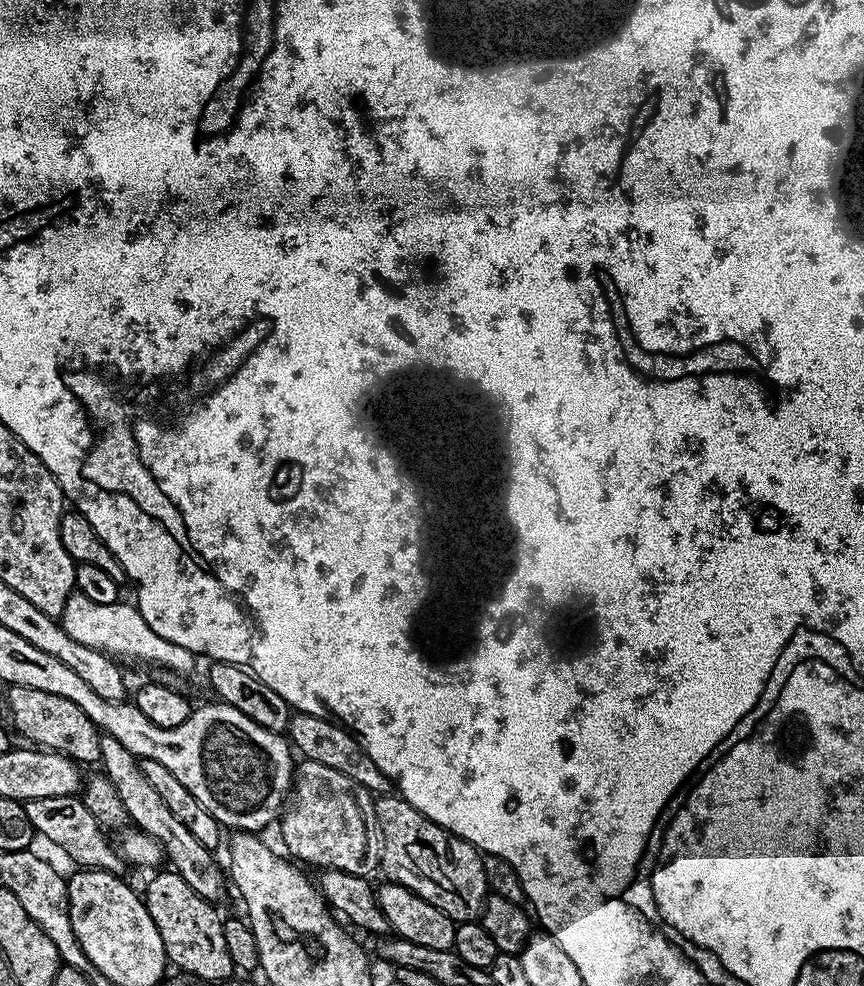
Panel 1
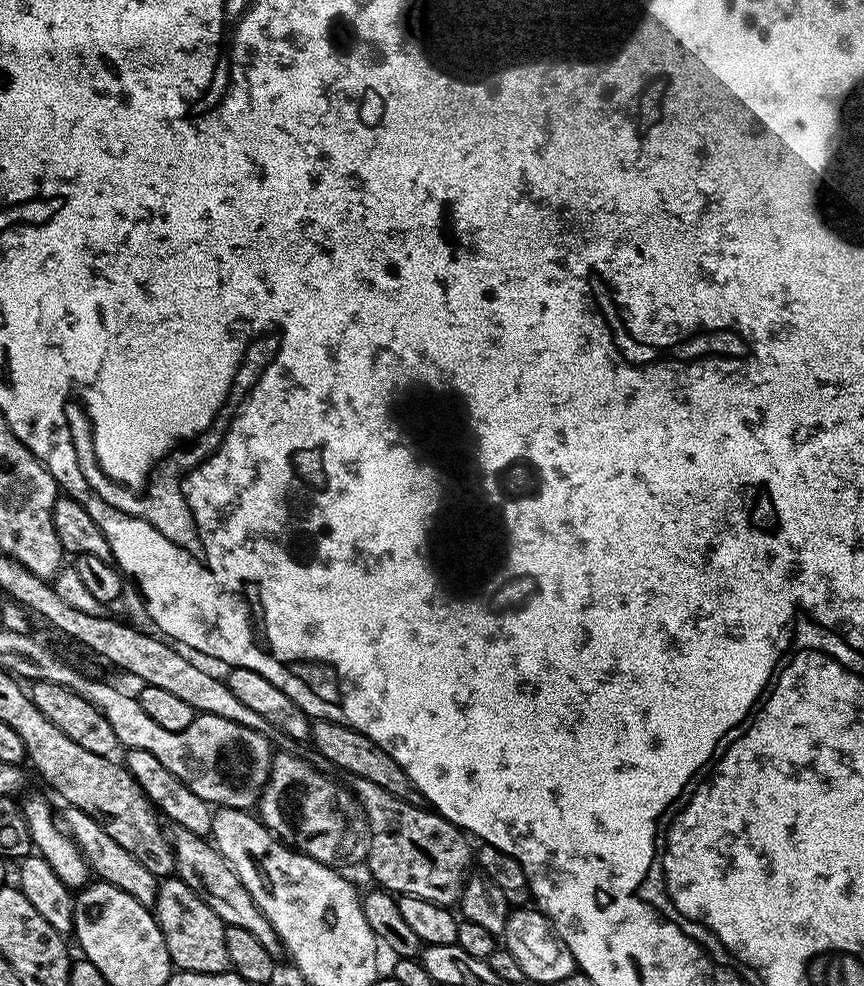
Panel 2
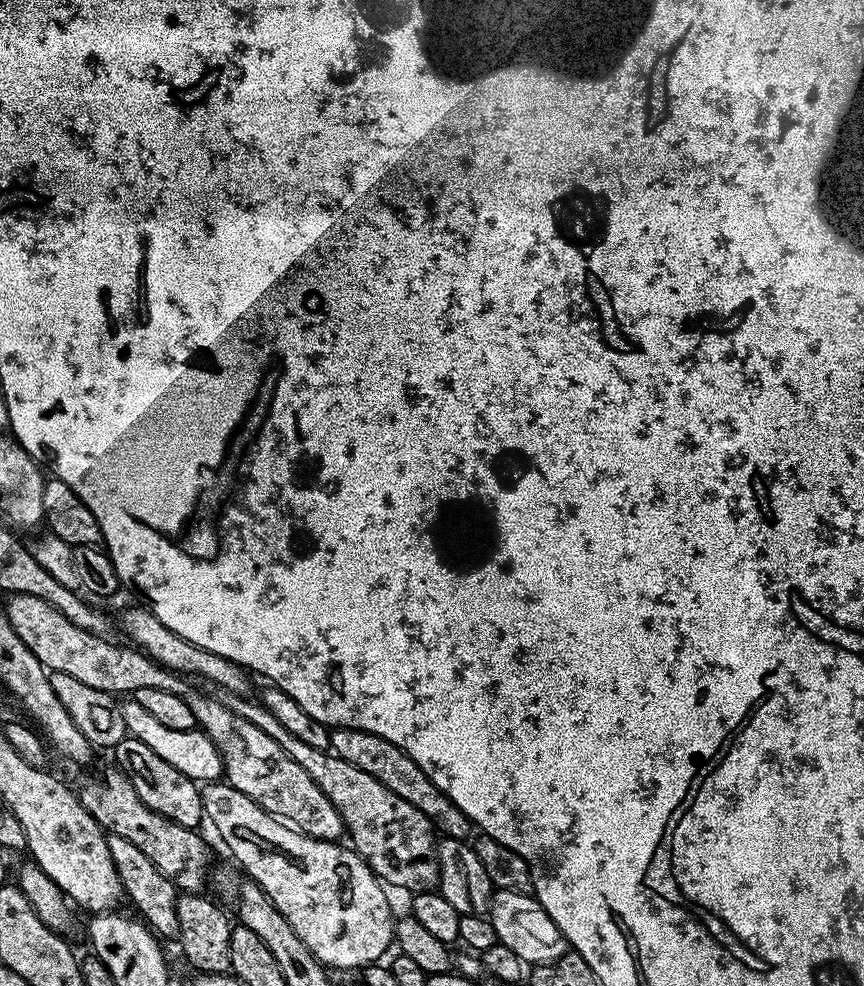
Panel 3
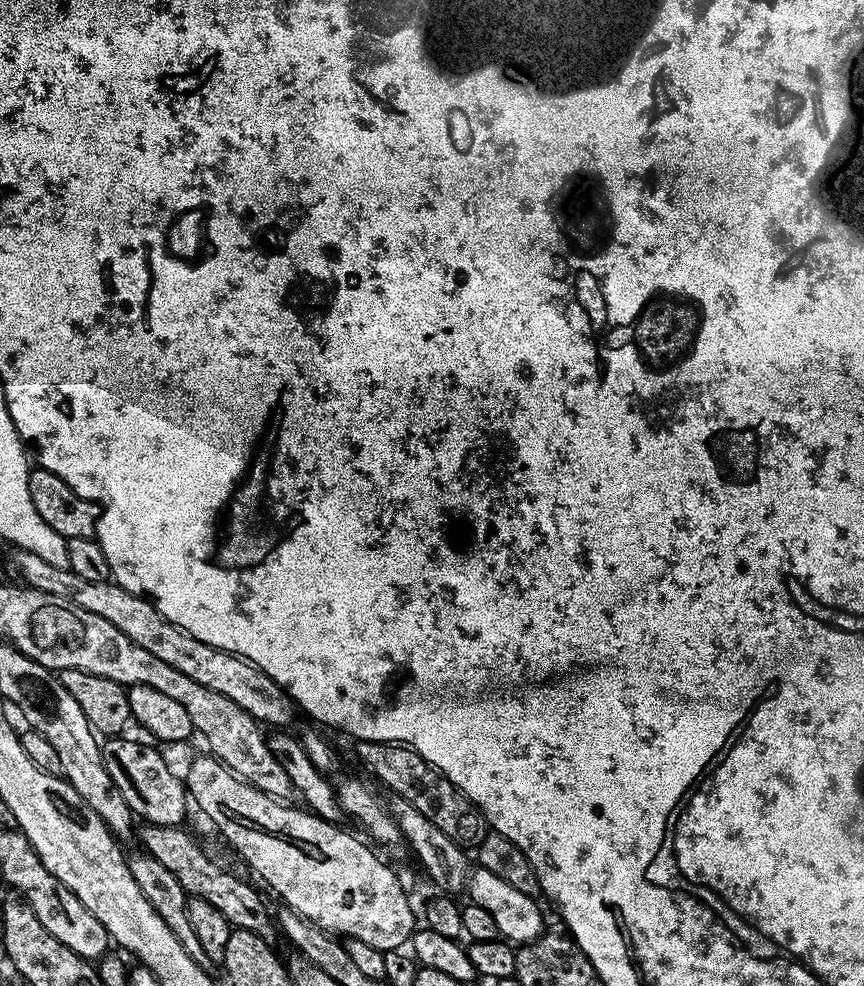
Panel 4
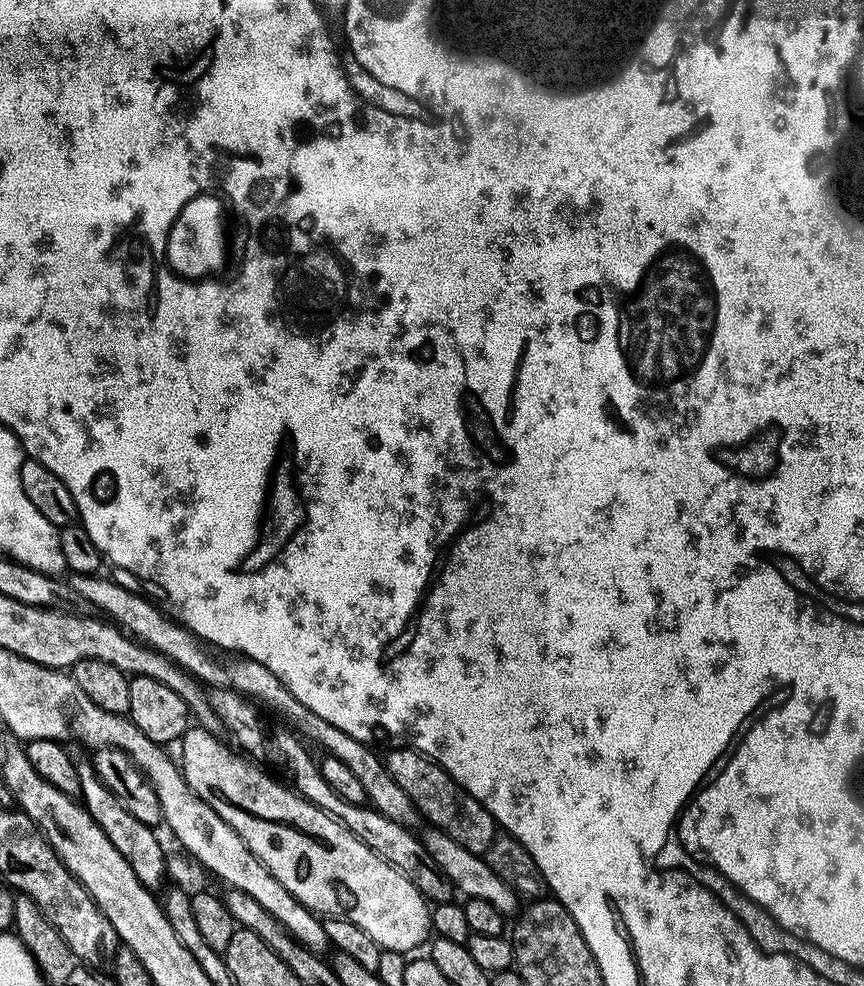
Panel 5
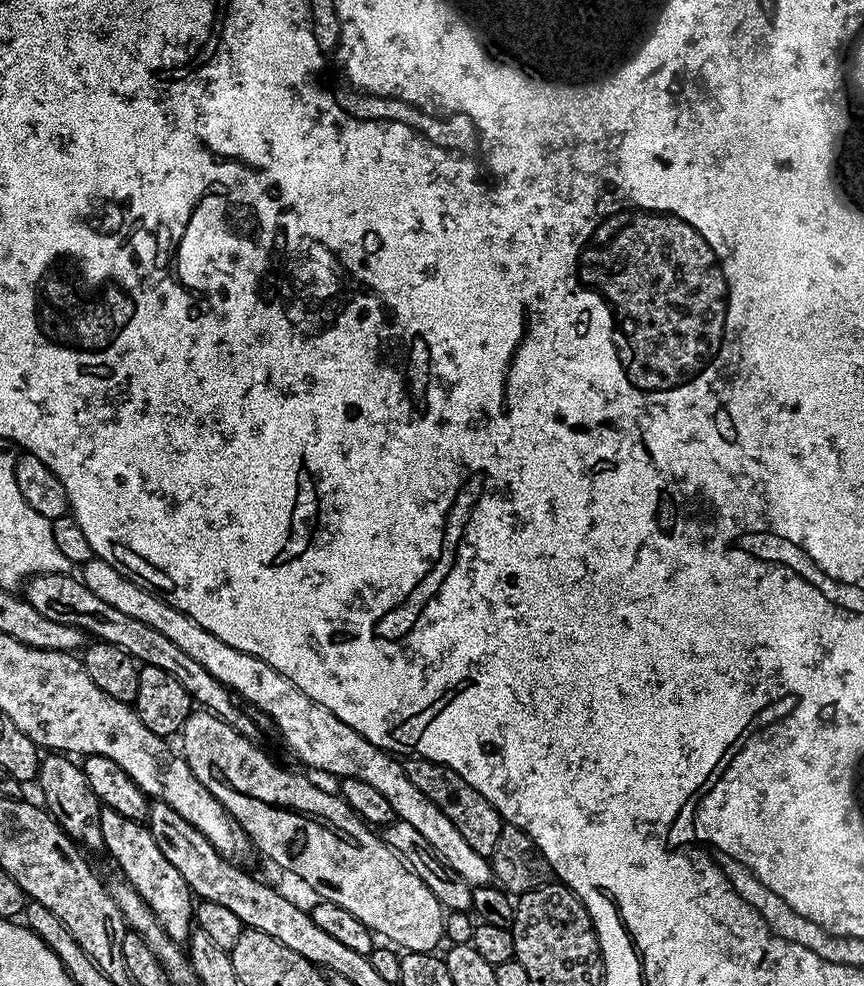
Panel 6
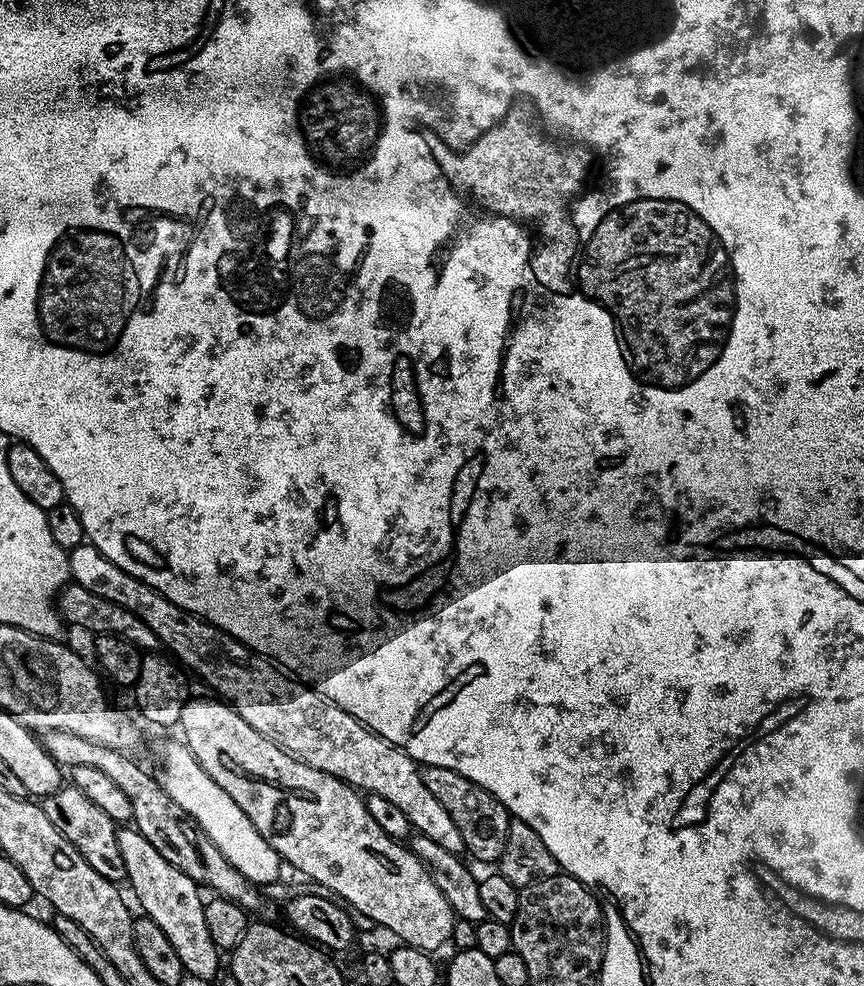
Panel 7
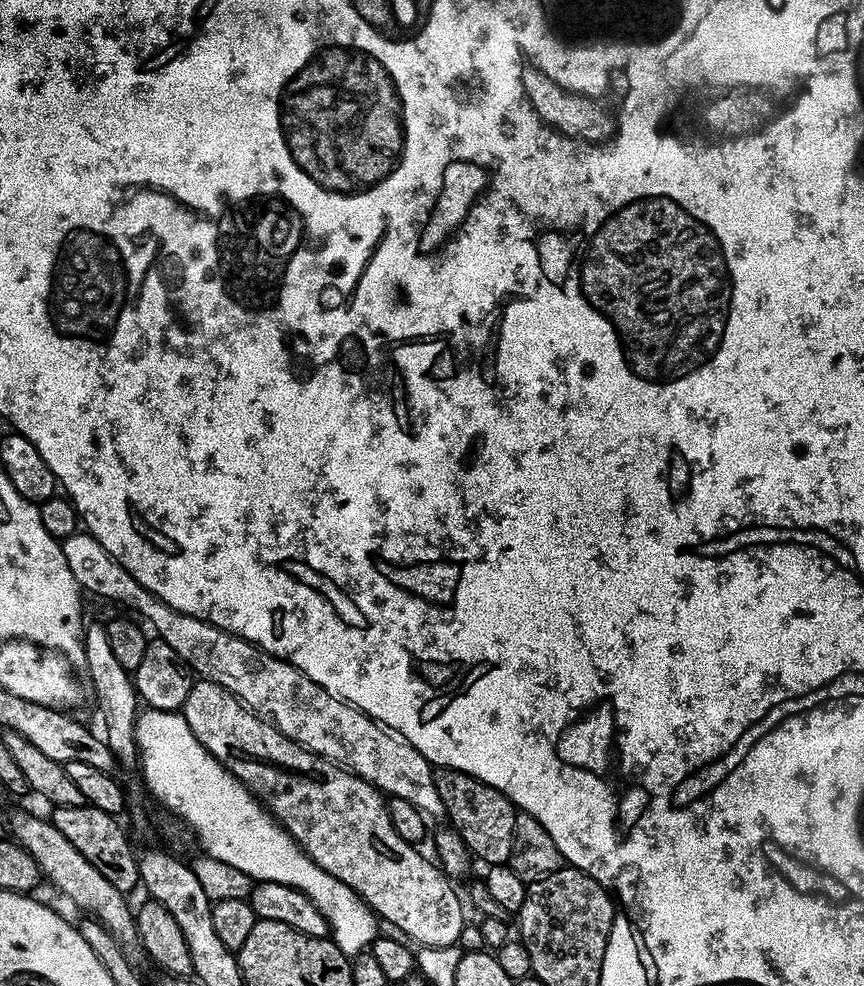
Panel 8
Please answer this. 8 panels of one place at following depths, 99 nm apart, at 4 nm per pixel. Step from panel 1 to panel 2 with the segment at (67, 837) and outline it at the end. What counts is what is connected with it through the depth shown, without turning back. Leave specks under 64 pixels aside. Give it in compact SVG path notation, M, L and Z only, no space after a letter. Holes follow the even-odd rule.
M71 806L63 810L65 812L64 820L62 816L62 827L71 836L72 841L79 846L91 875L97 881L118 886L118 890L130 894L130 898L151 909L156 903L160 880L154 874L150 874L150 870L146 870L146 866L142 866L142 862L138 862L134 854L129 854L123 846L118 846L118 842L114 842L114 838L110 838L110 834L106 834L106 830L102 830L102 826L98 826L98 822L90 818L90 814Z

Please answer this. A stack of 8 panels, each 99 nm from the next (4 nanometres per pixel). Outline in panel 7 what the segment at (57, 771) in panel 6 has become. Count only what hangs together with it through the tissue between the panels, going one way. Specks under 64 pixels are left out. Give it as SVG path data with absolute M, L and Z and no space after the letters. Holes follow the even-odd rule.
M70 782L54 790L54 794L43 797L42 807L58 834L62 834L62 838L66 838L66 842L70 842L70 846L74 846L74 850L78 850L78 854L82 854L82 858L86 858L86 862L90 862L90 866L94 866L94 870L102 874L102 878L113 882L127 881L126 862L122 858L122 850L118 850L118 825L110 818L110 814L94 806L94 802L90 802L90 798L86 798L86 794L82 794L82 790L78 790Z

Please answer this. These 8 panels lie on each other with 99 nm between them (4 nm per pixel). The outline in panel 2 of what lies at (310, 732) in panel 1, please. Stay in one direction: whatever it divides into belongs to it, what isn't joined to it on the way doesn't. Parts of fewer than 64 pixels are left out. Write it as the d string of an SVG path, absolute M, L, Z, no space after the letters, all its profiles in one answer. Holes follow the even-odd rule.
M313 719L310 744L316 747L315 755L326 758L333 769L341 768L342 771L348 772L349 777L366 778L368 781L376 783L377 786L382 786L382 790L390 790L390 794L411 804L421 803L420 793L412 787L412 783L406 778L406 774L400 769L398 762L394 762L394 758L390 758L390 754L386 754L386 750L382 750L382 746L378 746L370 738L366 738L366 734L353 728L347 728L344 724L333 720Z

